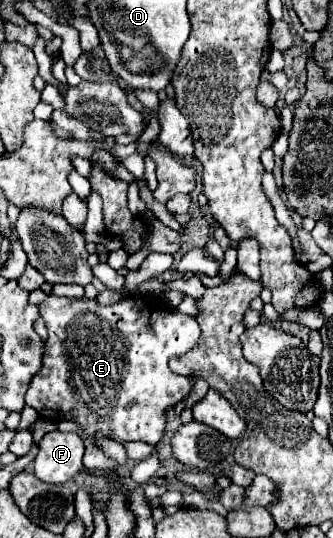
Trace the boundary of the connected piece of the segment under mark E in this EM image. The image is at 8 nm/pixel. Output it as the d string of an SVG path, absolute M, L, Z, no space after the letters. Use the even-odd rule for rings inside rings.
M48 296L48 300L40 304L40 316L48 328L48 342L42 368L26 392L26 404L36 408L42 418L78 422L92 438L96 430L102 430L104 436L118 442L140 440L146 444L156 444L162 438L166 426L164 412L184 400L192 390L192 380L174 374L168 368L168 360L172 356L186 354L196 346L200 340L198 322L192 316L174 312L158 296L130 296L128 300L124 298L122 302L110 306L100 306L96 300L86 298L74 300ZM108 334L110 346L102 346Z

